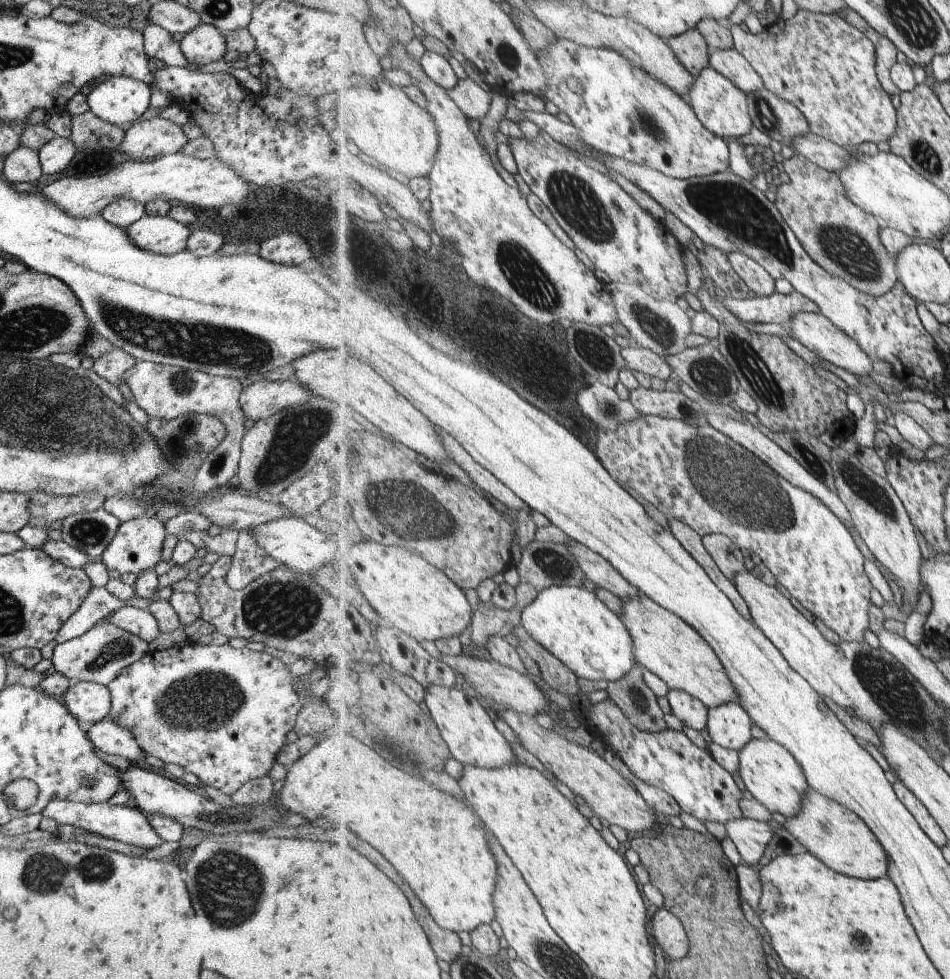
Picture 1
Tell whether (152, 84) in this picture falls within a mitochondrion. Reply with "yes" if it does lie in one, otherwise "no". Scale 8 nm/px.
no

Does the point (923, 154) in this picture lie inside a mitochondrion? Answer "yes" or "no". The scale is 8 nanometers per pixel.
yes

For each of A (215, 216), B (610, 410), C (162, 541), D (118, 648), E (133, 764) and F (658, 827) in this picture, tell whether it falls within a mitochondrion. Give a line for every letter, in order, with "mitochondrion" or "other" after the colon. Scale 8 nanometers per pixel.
A: other
B: mitochondrion
C: other
D: mitochondrion
E: other
F: other

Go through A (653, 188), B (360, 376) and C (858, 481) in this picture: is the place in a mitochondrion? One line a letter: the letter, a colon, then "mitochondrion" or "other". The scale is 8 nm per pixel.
A: other
B: other
C: mitochondrion

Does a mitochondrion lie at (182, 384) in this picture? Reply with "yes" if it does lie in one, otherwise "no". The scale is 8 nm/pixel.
yes

